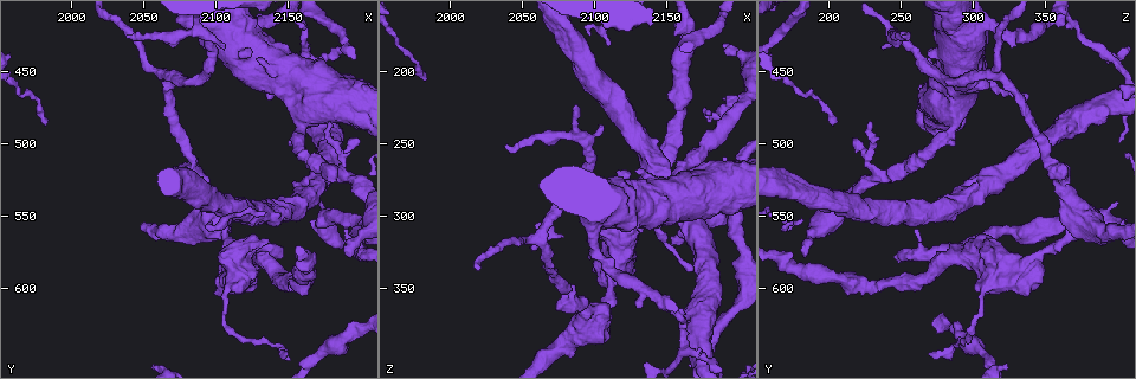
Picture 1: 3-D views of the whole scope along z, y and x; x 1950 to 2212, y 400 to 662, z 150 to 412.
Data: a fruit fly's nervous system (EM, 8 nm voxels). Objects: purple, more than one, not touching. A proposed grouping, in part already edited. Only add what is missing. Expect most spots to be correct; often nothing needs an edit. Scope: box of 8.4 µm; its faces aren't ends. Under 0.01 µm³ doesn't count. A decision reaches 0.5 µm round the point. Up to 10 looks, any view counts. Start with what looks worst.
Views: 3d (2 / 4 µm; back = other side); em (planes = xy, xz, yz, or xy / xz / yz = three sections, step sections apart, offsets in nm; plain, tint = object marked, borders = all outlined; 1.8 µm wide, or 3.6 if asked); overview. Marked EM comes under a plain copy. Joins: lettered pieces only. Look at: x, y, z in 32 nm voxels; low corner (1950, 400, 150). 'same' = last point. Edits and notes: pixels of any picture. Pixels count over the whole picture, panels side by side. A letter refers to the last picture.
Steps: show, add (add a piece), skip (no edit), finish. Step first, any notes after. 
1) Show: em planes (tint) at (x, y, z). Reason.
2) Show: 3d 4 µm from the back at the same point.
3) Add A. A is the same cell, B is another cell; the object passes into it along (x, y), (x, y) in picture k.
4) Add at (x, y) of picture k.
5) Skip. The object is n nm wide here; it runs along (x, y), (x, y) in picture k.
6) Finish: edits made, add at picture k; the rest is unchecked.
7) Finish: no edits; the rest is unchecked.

Show: 3d 4 µm at (2192, 558, 260). An open end.

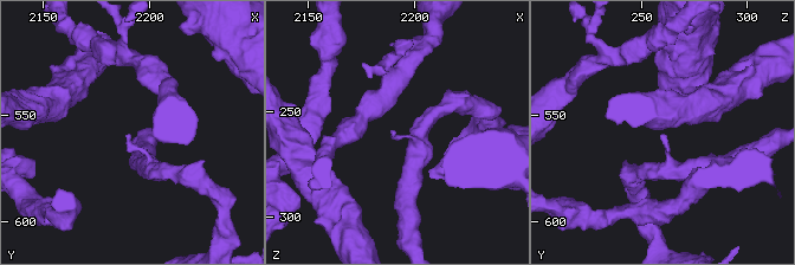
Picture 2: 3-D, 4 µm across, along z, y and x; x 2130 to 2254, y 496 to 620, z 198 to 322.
Show: em yz step 8 (borders) at (2190, 557, 260).

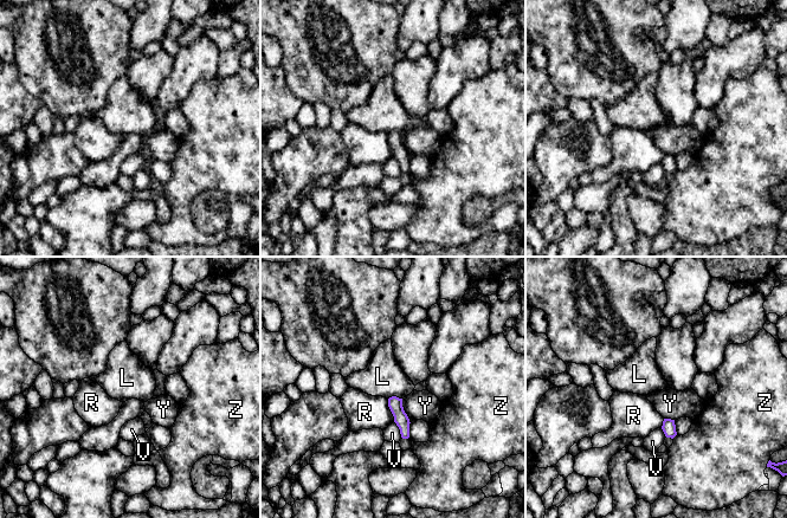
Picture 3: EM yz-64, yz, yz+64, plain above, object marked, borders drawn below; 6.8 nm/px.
Skip. The longest contact is with R, 160 nm; L, R, V, Y and Z are other cells; a border runs along (401, 397), (391, 396), (388, 399) in picture 3; no lettered piece goes on from it.

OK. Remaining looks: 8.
Show: 3d 2 µm at (2194, 576, 184). End of a long branch.

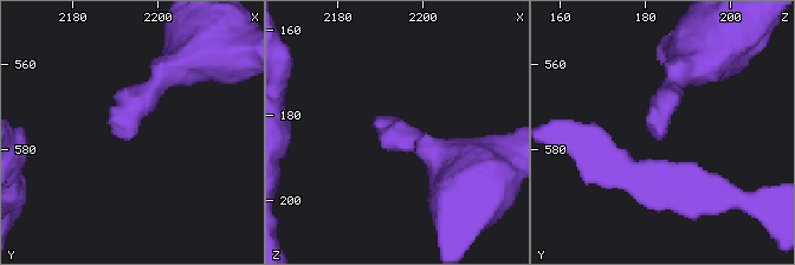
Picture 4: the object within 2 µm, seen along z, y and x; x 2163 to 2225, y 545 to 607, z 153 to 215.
Show: em yz step 4 (tint) at (2194, 578, 183). Need the tissue.

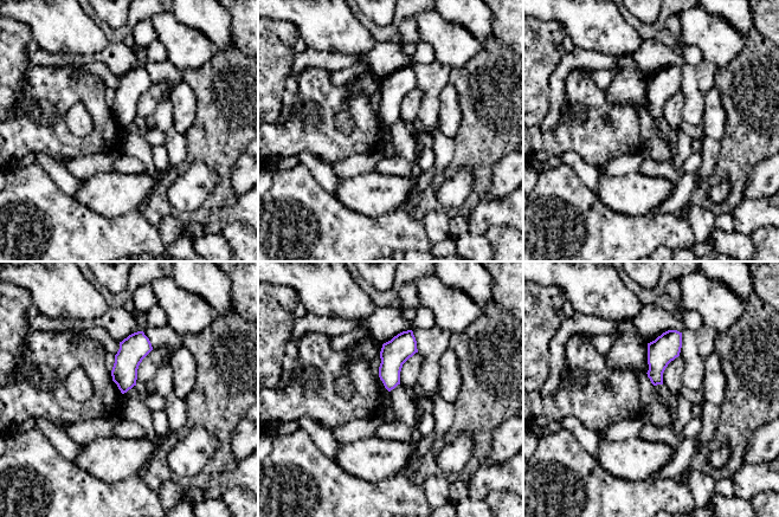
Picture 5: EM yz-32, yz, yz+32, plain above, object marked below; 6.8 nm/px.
Show: em planes (borders) at the same point. Cut it another way.

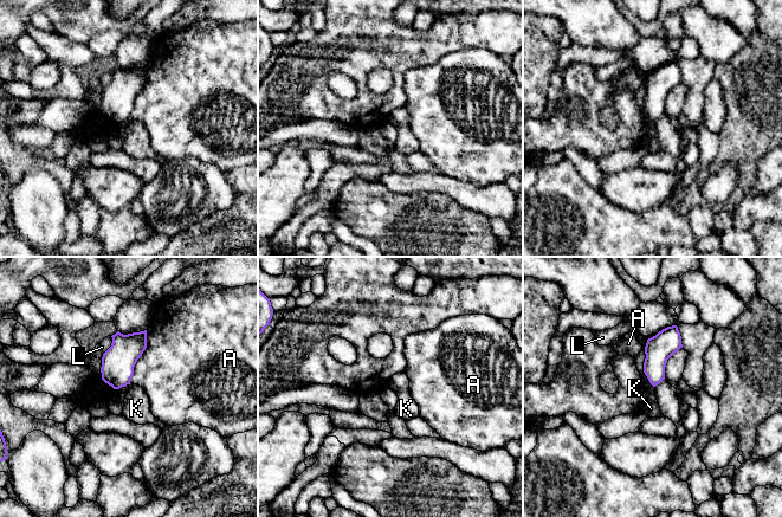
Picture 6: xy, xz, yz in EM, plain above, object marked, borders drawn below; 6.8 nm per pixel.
Skip. The object is 140 nm wide here; A, K and L are other cells; a border runs along (644, 350), (644, 374), (654, 387) in picture 6; no lettered piece goes on from it.

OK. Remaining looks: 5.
Show: em xy step 8 (borders) at (2036, 426, 252). Branch stops here.

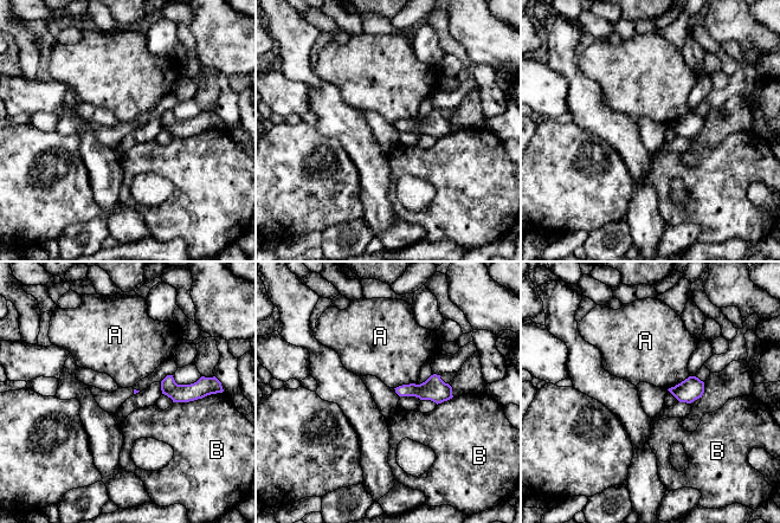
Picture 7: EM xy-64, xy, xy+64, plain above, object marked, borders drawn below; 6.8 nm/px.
Show: em planes (borders) at the same point. Cut it another way.

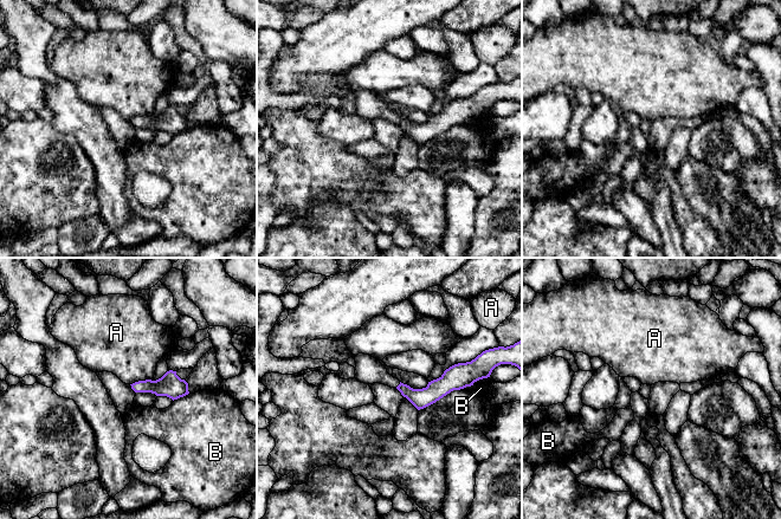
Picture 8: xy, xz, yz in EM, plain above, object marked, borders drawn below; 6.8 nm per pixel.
Skip. The object is 90 nm wide here; A and B are other cells; it runs along (460, 384), (430, 394), (401, 388) in picture 8; none of them fits.

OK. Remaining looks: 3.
Show: 3d 4 µm at (2108, 608, 306). Sudden change in width.

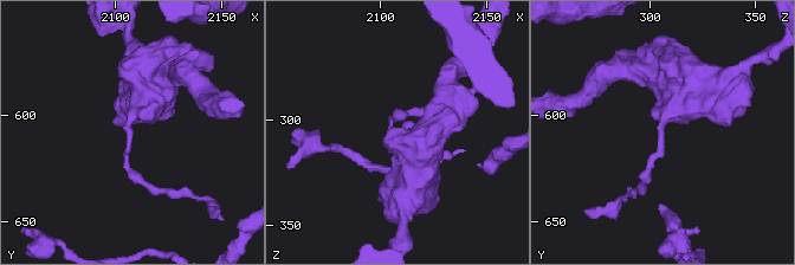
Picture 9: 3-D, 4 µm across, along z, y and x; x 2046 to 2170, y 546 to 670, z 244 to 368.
Show: em 3.6 µm planes (tint) at (2106, 606, 306). Need the tissue.

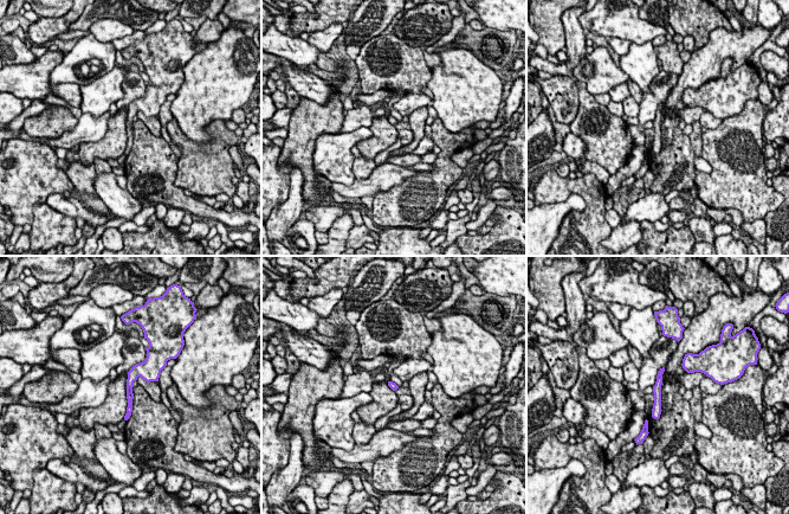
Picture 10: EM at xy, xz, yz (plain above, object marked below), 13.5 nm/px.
Show: em 3.6 µm planes (borders) at the same point. See the neighbours.

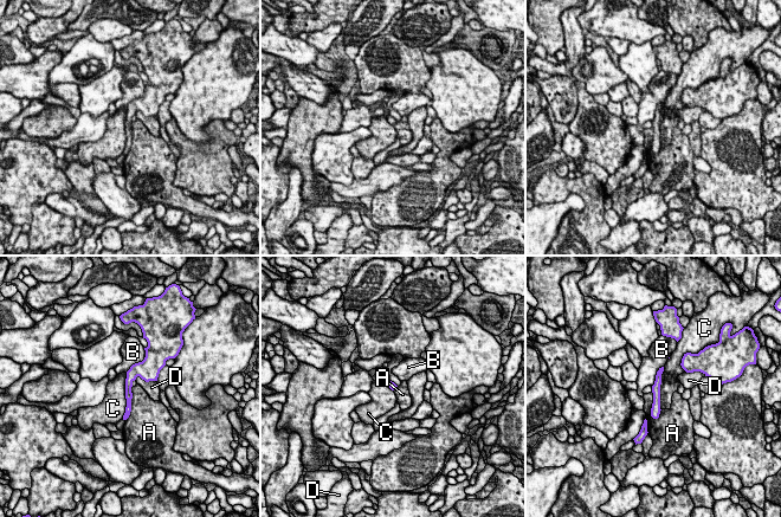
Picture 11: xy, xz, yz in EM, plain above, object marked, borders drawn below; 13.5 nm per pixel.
Skip. A, B, C and D are other cells; none of them fits.

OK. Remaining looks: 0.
Finish: no edits; the rest is unchecked.

